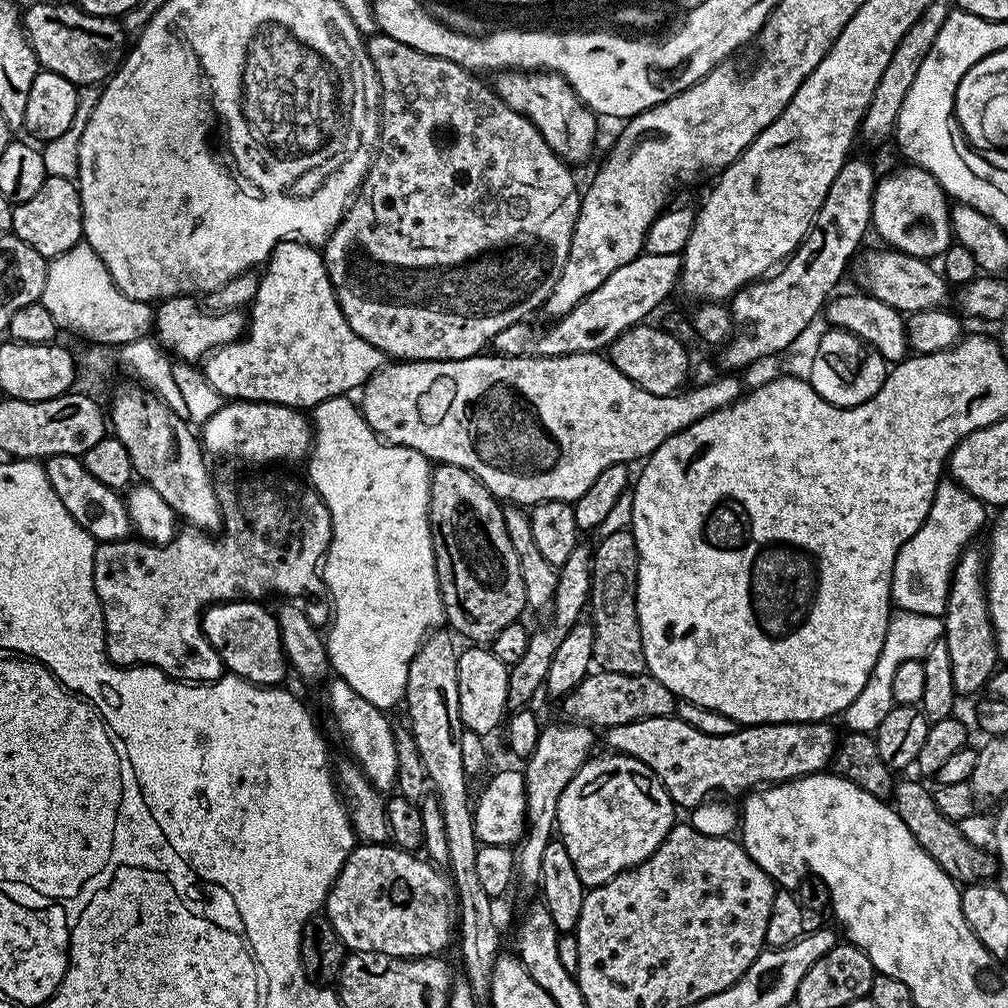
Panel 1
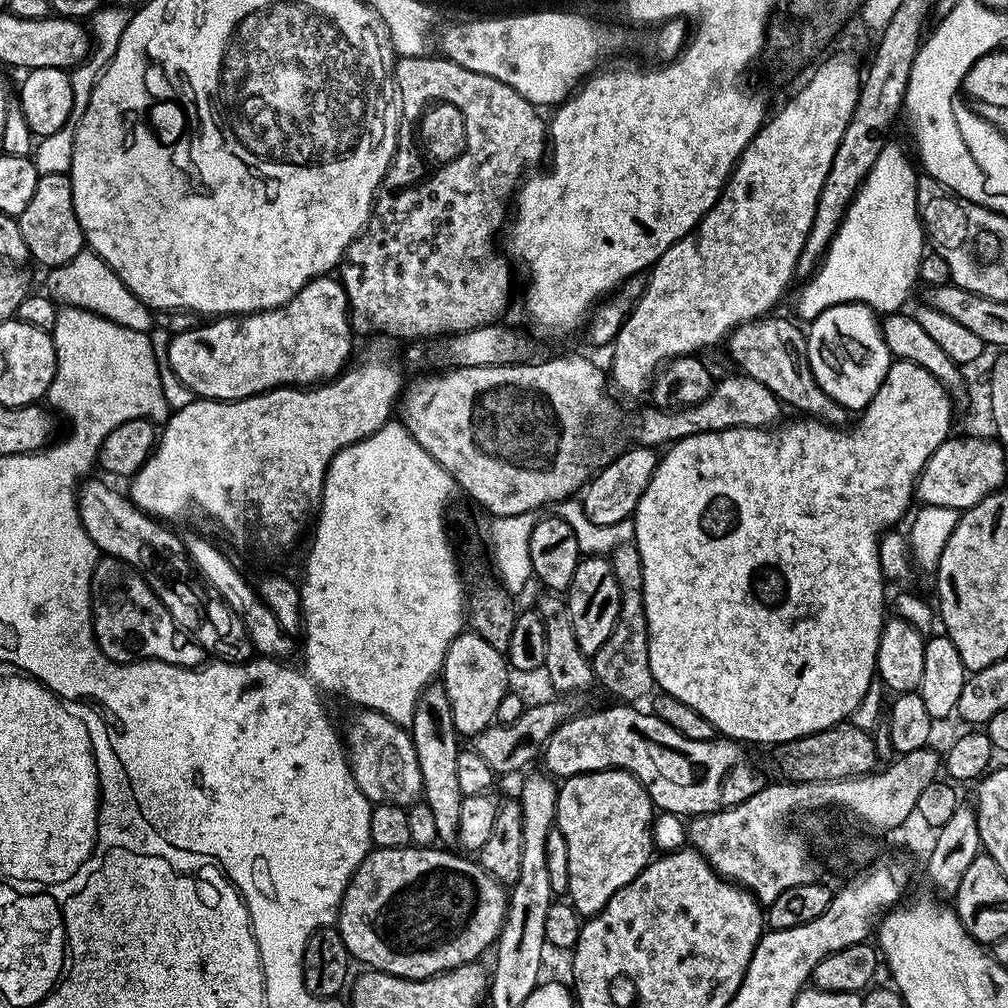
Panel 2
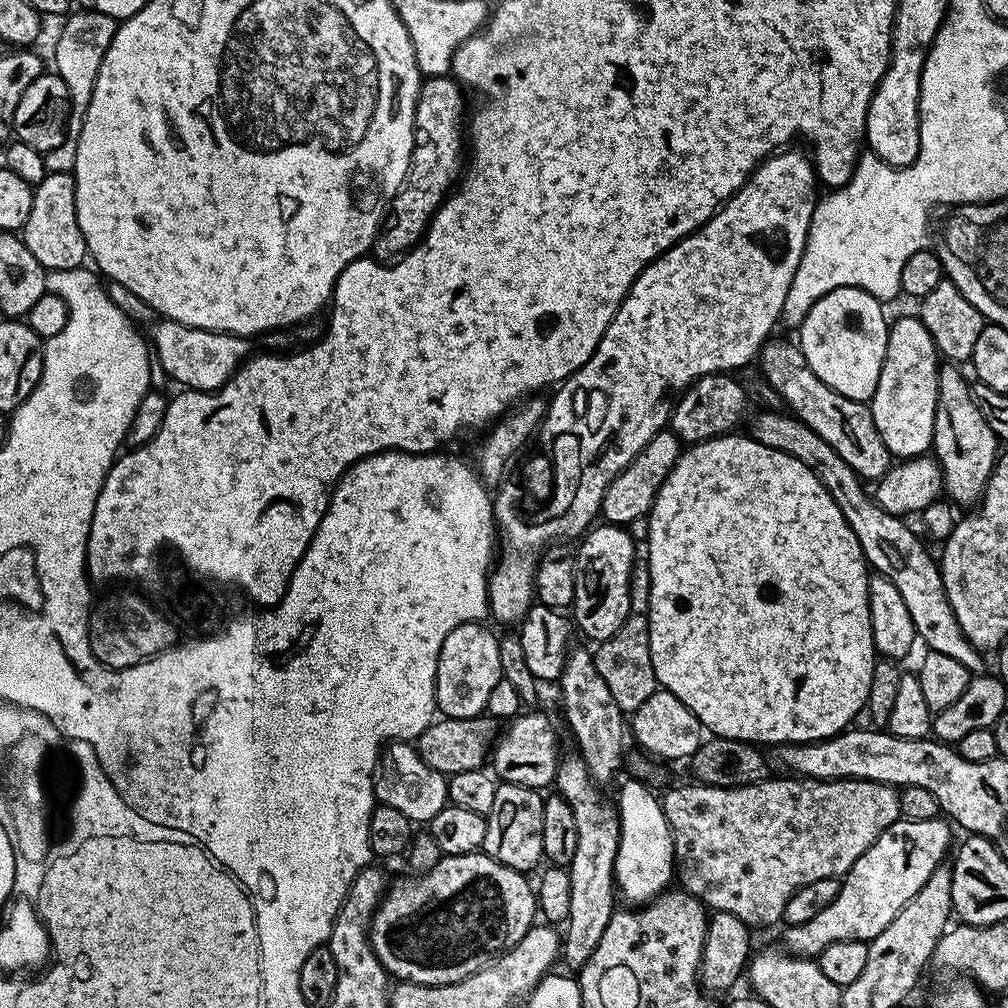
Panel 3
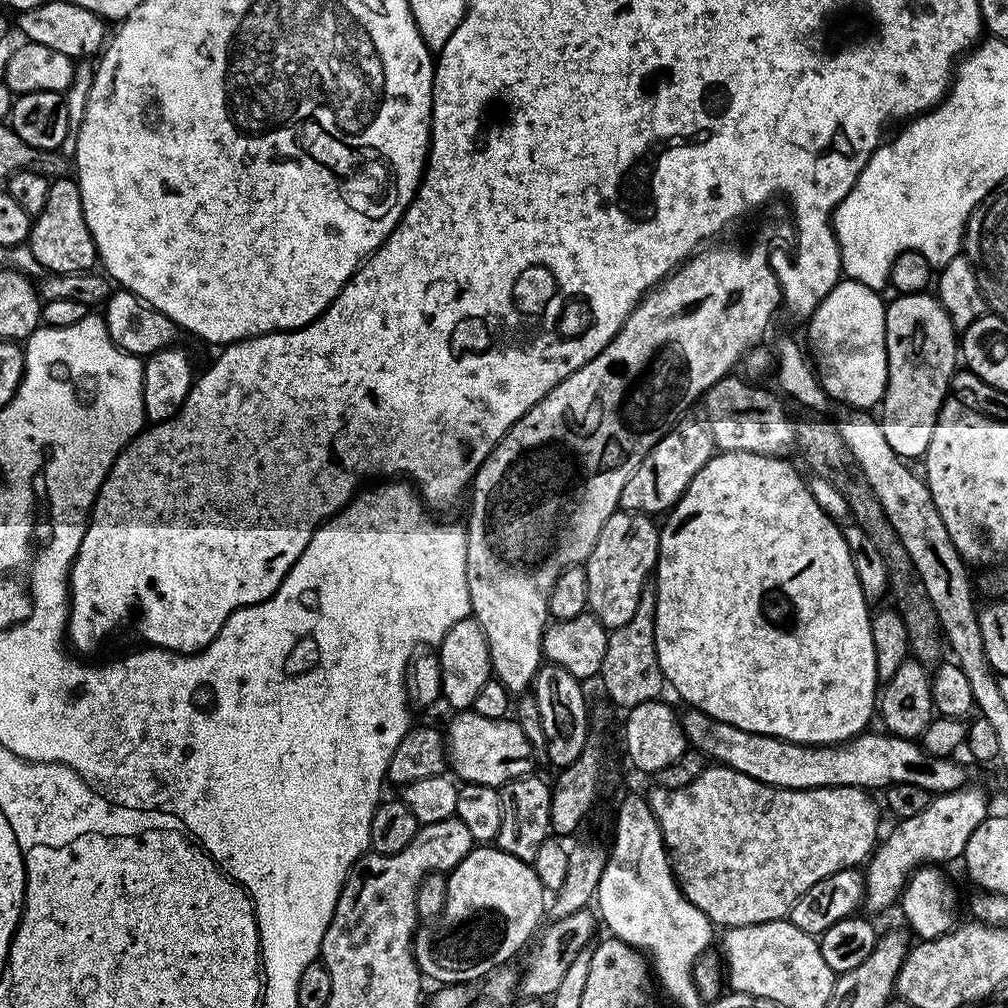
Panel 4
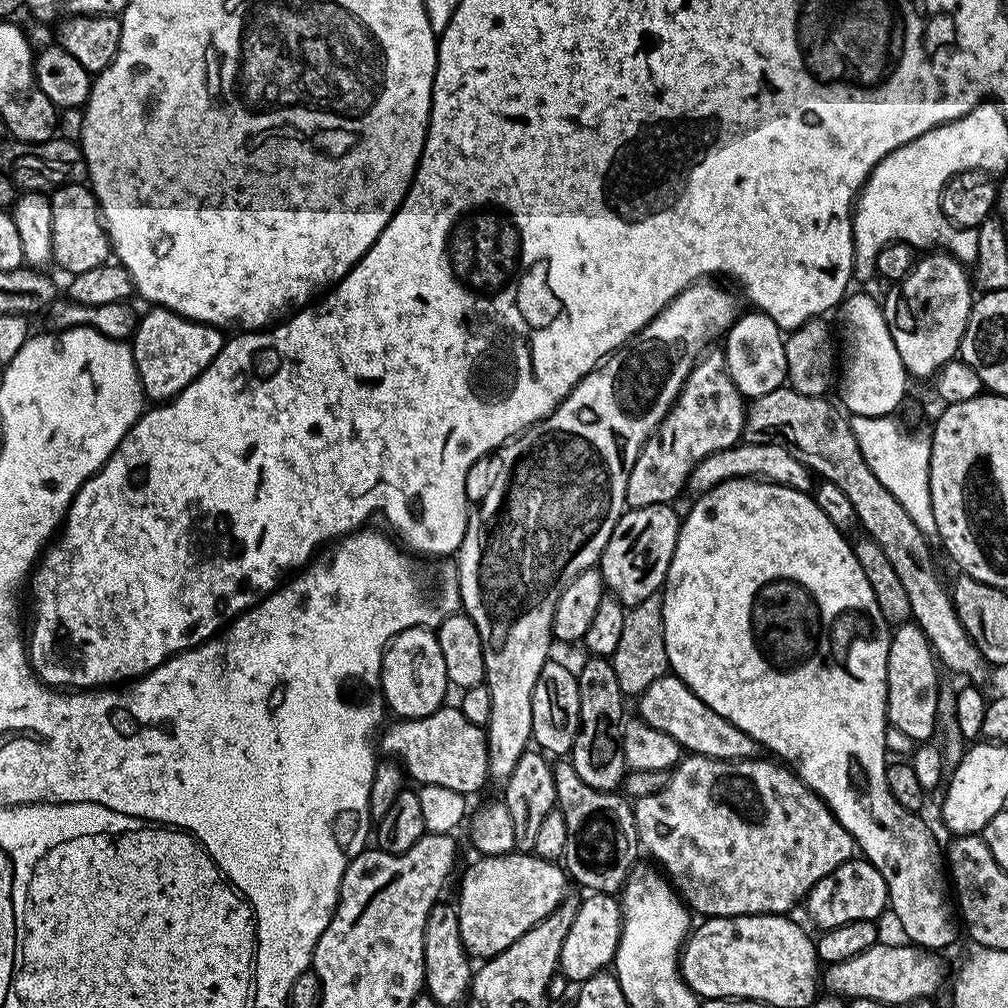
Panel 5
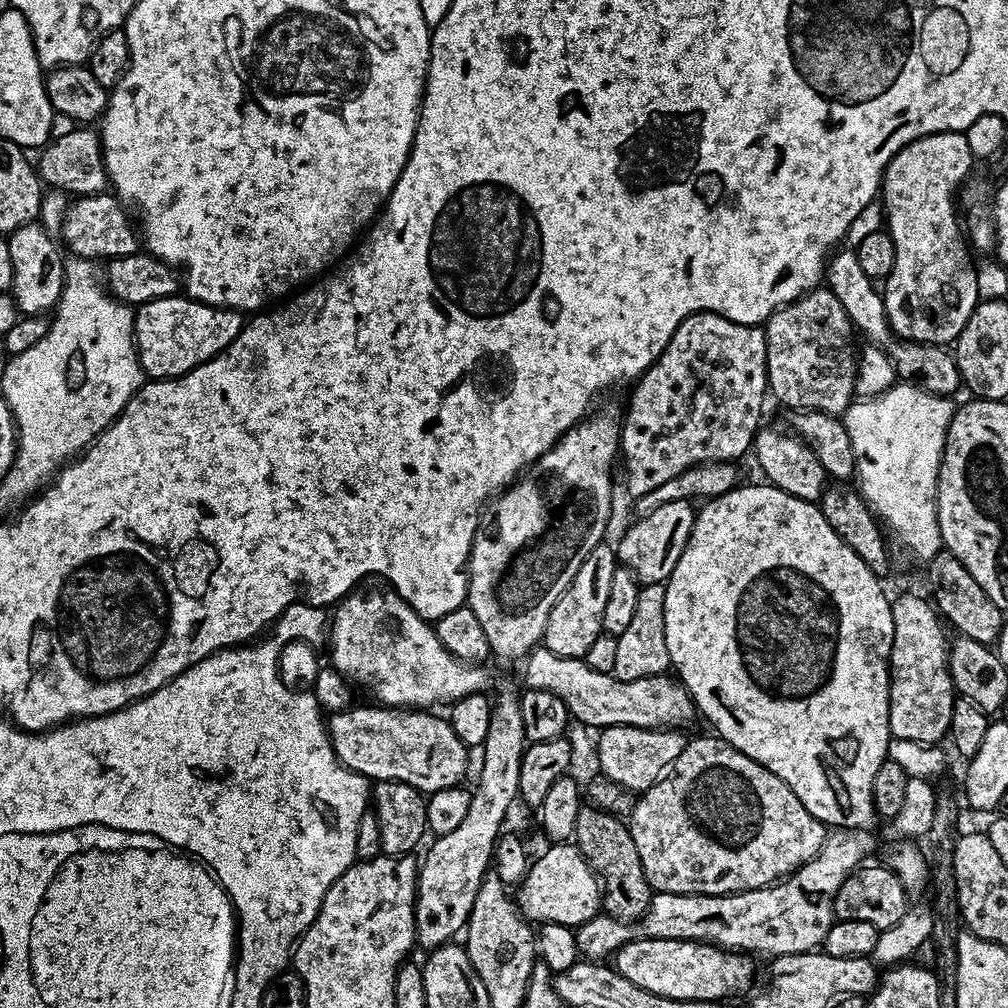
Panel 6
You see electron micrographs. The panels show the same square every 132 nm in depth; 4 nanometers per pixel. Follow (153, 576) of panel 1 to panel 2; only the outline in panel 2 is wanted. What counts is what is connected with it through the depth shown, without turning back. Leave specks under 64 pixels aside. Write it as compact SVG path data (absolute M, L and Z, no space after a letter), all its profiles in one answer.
M113 556L96 561L92 575L92 629L102 654L118 664L161 660L183 668L198 668L206 660L204 649L181 629L144 577Z

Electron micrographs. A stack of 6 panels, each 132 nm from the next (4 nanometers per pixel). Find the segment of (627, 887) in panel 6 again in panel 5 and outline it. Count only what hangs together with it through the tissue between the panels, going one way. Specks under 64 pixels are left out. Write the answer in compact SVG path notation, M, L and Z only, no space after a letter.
M571 762L553 763L552 773L558 811L566 818L562 864L567 875L588 888L584 890L589 893L605 892L607 896L616 896L642 856L635 807L619 791L599 792L594 786L586 786Z

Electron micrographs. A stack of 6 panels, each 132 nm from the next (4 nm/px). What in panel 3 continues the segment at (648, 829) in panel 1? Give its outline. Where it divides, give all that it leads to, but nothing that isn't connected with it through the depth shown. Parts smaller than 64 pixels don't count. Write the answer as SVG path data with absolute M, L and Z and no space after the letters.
M572 754L572 756L565 755L561 759L560 764L556 767L556 778L554 781L554 788L558 795L563 798L564 801L570 806L570 810L574 810L574 822L578 826L578 850L574 854L571 864L567 865L568 873L570 874L570 914L568 915L566 921L566 929L568 928L568 936L566 932L566 939L562 944L562 964L568 968L573 968L573 970L579 970L584 967L584 963L590 958L590 954L594 954L594 946L598 946L598 938L602 938L602 933L606 930L606 922L610 922L612 913L614 911L614 905L612 905L612 896L614 900L614 877L616 874L616 855L618 854L618 842L620 841L620 817L618 815L617 809L612 808L610 805L604 801L604 796L602 793L601 785L597 784L595 780L592 779L590 773L588 773L587 766L584 765L584 761L580 759L579 755Z

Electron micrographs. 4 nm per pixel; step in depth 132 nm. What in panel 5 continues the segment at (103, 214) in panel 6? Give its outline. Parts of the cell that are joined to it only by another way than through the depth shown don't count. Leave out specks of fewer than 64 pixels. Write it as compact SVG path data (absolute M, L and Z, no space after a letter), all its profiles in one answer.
M87 183L54 189L50 194L50 211L54 225L52 259L55 267L77 276L86 270L94 270L94 266L109 263L112 244L108 241L108 232L100 217L100 203Z

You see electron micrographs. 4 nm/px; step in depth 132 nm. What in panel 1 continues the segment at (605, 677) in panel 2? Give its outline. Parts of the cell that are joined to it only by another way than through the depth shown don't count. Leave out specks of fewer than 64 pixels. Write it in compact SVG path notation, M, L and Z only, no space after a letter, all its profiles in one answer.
M631 531L612 532L601 538L592 548L592 594L590 597L590 623L594 634L594 654L592 663L599 671L610 674L641 675L647 669L646 654L642 646L642 630L636 609L636 563L640 555L636 553L636 539Z

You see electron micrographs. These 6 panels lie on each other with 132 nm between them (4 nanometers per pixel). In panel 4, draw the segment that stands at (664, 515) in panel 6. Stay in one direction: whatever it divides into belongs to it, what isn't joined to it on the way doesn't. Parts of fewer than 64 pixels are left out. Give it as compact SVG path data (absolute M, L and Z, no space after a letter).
M618 510L606 518L594 550L590 550L588 559L582 567L586 574L587 611L598 617L604 627L611 630L626 626L638 610L642 590L649 583L650 573L656 567L660 549L660 530L657 521L651 515L642 512Z

